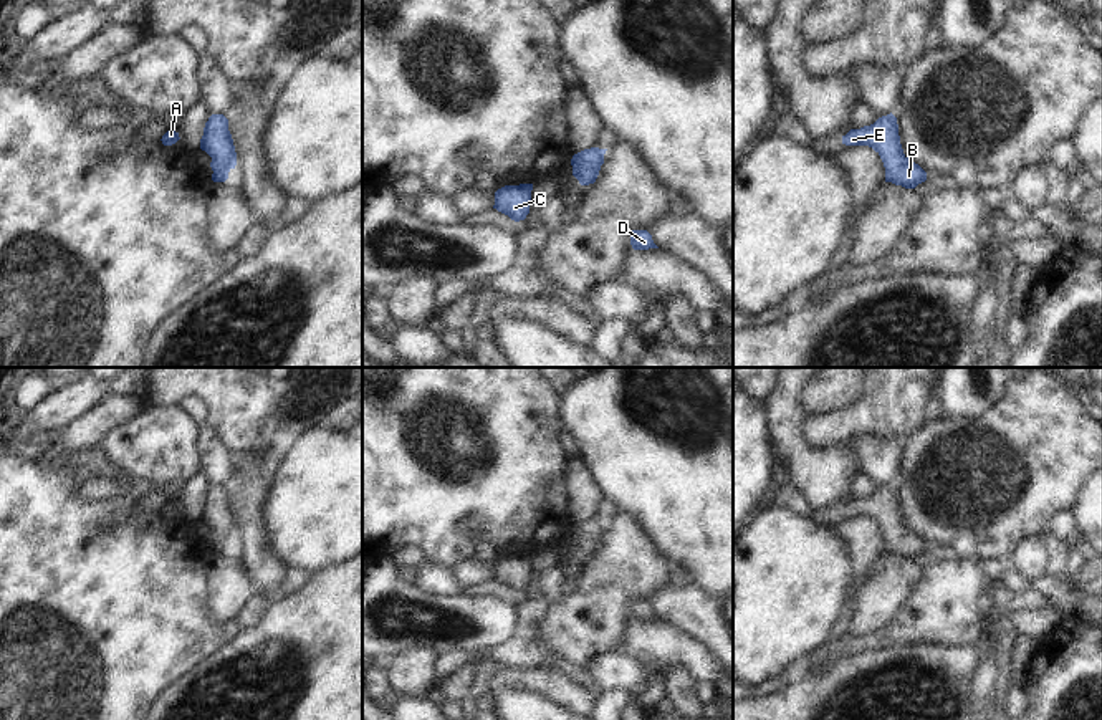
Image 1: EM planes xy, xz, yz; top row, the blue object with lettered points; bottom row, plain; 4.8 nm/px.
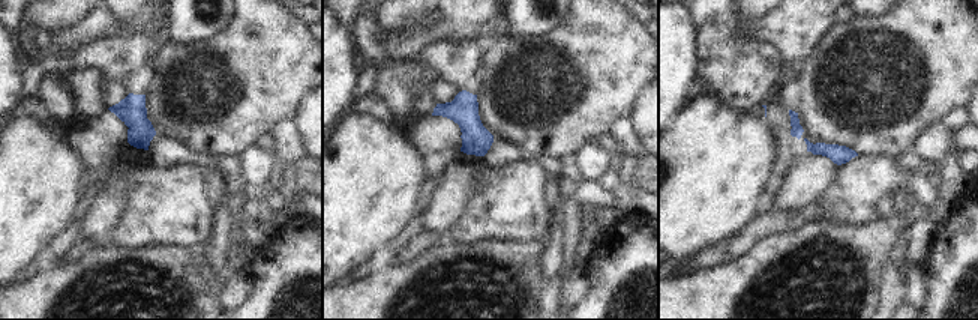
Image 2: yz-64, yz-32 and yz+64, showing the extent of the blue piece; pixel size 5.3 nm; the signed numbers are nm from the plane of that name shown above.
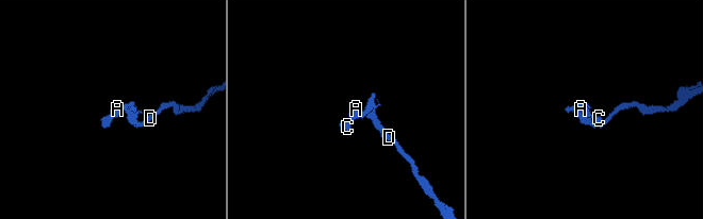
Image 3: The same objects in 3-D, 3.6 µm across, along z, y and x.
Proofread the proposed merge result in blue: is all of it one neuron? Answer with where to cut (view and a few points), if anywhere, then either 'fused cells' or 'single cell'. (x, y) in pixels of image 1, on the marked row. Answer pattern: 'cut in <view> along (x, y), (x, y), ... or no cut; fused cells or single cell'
no cut; single cell

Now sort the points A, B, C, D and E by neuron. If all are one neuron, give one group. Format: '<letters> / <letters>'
A B C D E

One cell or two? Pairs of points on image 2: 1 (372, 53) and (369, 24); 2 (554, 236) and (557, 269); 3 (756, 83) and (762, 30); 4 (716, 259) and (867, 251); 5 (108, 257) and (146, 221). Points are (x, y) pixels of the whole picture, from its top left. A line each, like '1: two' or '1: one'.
1: one
2: one
3: two
4: two
5: two

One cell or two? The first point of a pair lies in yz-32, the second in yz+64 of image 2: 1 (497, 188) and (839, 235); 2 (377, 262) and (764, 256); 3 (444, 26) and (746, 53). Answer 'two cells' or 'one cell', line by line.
1: two cells
2: two cells
3: two cells

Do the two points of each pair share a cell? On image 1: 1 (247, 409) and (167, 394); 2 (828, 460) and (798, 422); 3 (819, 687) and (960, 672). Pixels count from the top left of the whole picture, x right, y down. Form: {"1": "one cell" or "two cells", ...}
{"1": "one cell", "2": "one cell", "3": "one cell"}

